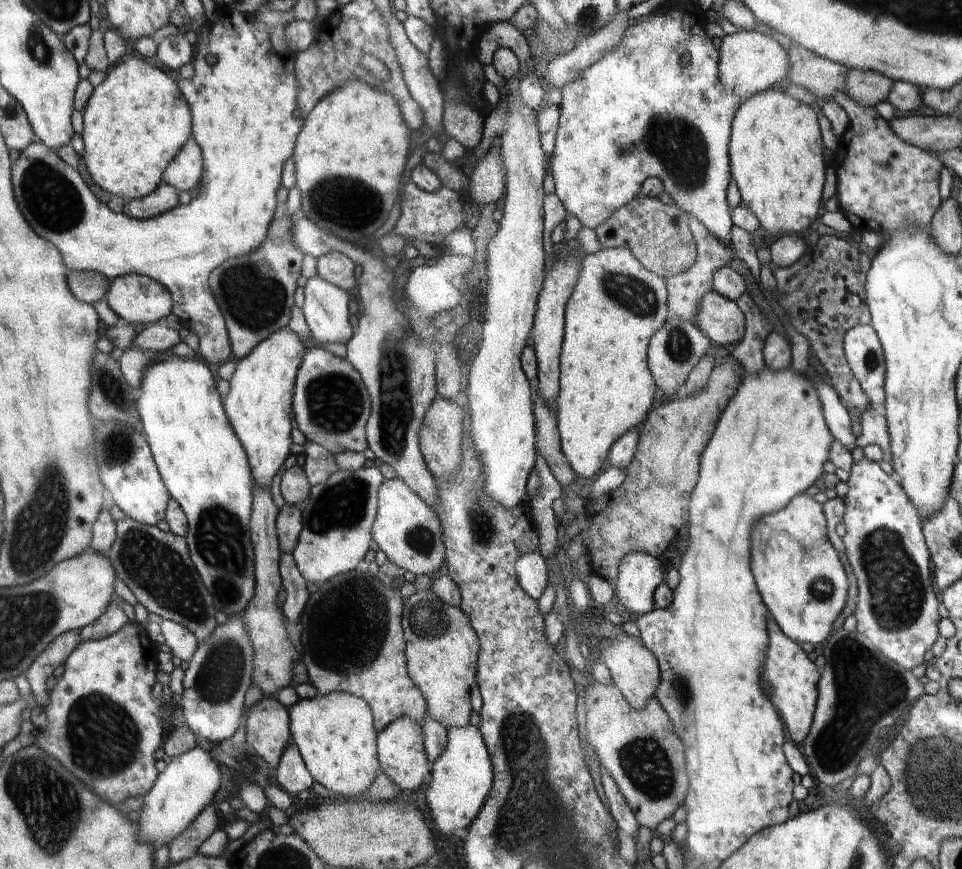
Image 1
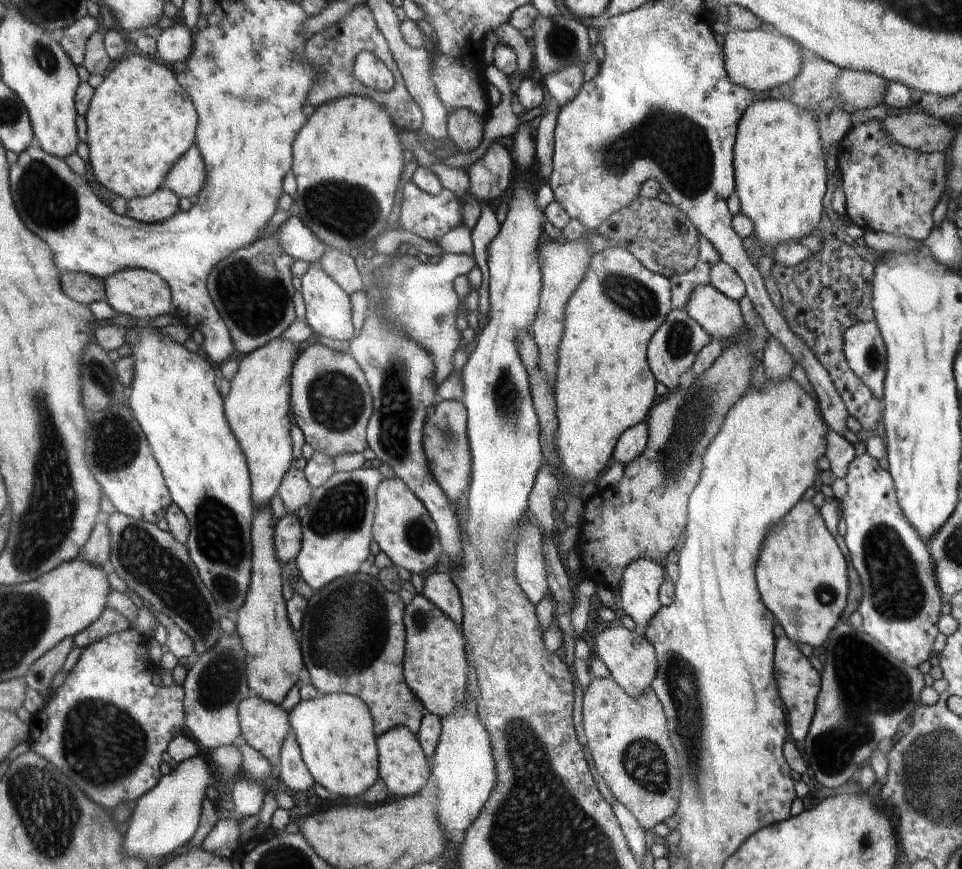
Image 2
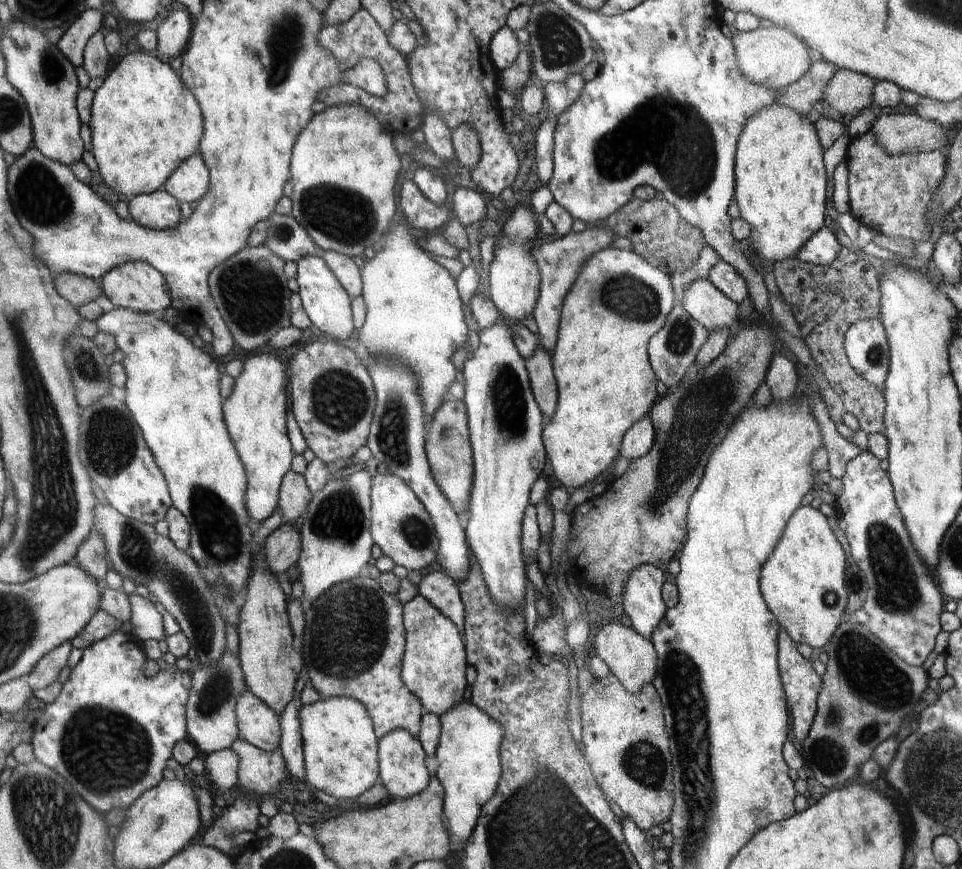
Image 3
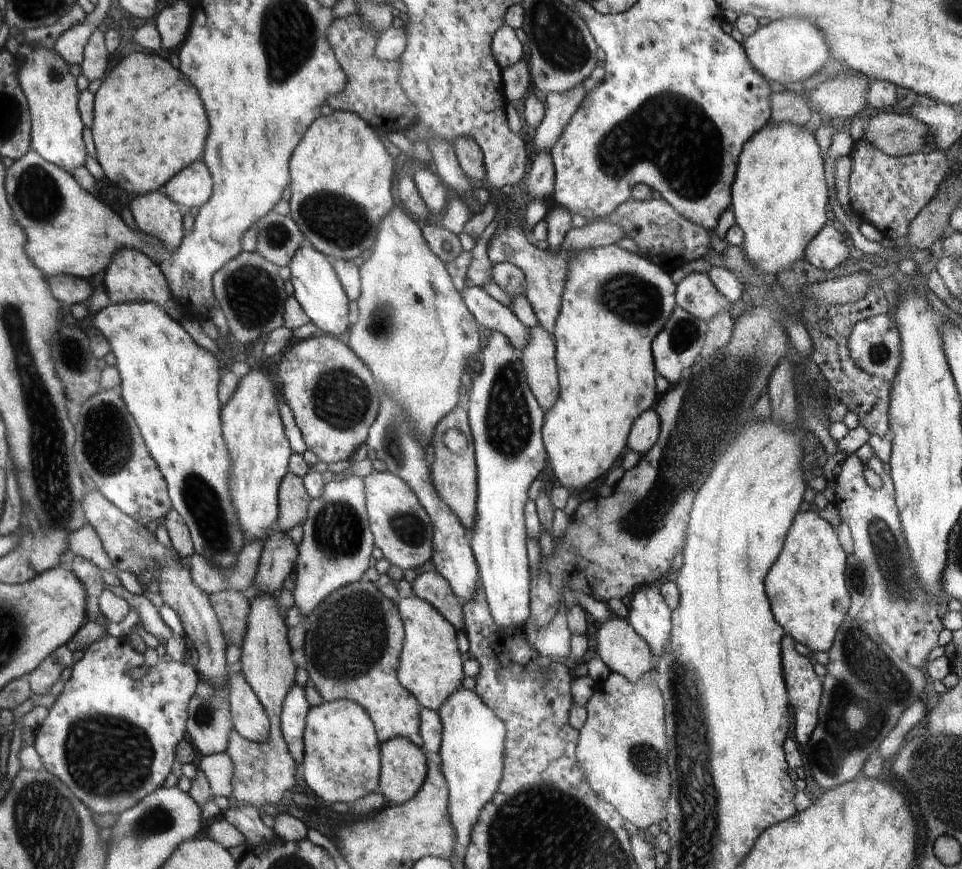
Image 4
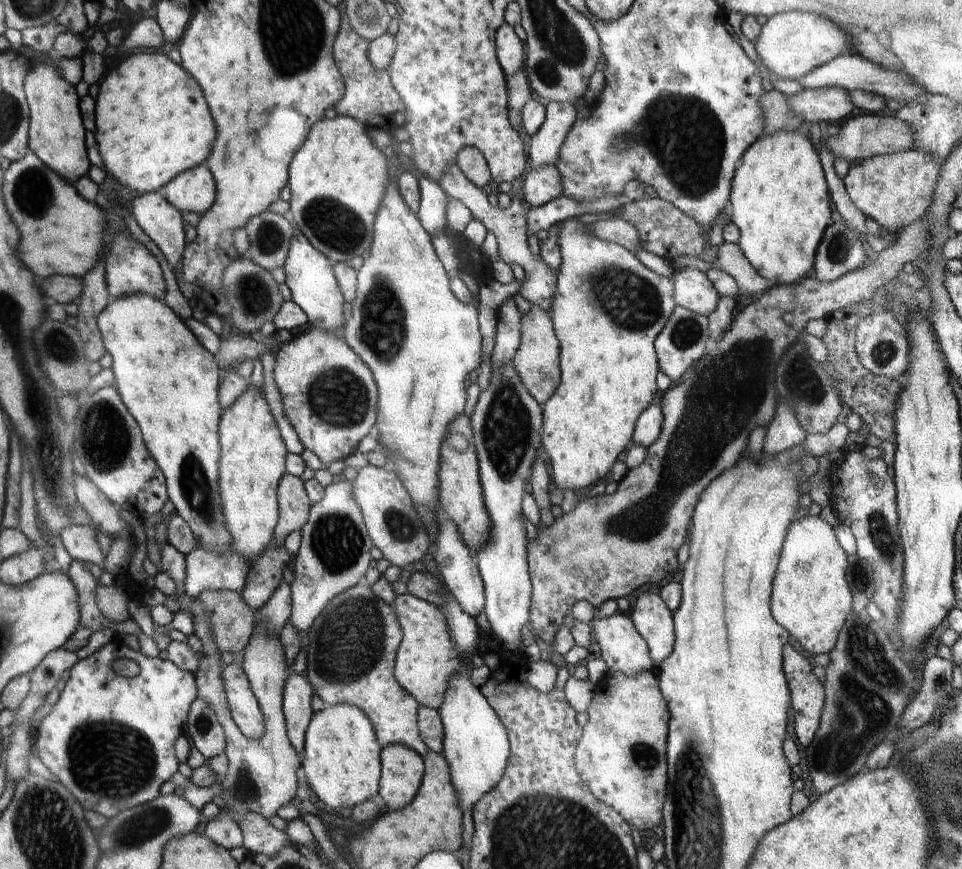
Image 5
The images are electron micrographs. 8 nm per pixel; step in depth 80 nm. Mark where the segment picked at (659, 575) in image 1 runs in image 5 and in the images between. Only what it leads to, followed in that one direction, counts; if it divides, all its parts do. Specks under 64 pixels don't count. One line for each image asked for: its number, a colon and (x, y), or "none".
2: (638, 597)
3: (643, 600)
4: (649, 614)
5: (652, 617)

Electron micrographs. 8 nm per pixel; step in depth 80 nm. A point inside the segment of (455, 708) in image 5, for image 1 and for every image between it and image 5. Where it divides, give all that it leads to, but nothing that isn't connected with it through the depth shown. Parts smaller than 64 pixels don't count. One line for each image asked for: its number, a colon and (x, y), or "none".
1: (462, 776)
2: (465, 770)
3: (469, 766)
4: (472, 751)

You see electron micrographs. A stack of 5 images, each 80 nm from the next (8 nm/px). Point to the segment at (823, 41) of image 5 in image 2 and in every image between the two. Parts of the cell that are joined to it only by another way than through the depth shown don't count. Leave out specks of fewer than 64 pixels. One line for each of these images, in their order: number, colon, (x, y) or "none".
2: (758, 60)
3: (774, 57)
4: (790, 50)

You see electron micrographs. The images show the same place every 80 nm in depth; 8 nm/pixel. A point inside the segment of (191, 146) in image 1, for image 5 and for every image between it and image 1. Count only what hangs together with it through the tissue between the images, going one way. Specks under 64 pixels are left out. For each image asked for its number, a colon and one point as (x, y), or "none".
2: (186, 179)
3: (190, 183)
4: (192, 187)
5: (194, 190)

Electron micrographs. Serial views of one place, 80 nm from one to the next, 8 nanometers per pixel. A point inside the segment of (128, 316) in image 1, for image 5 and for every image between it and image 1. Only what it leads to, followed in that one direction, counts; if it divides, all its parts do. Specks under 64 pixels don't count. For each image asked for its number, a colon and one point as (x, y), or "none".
2: (139, 293)
3: (139, 287)
4: (132, 277)
5: (130, 269)

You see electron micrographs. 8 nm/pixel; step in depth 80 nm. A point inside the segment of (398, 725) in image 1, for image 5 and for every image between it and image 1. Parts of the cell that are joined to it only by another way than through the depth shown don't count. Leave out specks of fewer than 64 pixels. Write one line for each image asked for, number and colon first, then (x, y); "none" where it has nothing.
2: (403, 767)
3: (402, 771)
4: (403, 767)
5: (402, 769)

